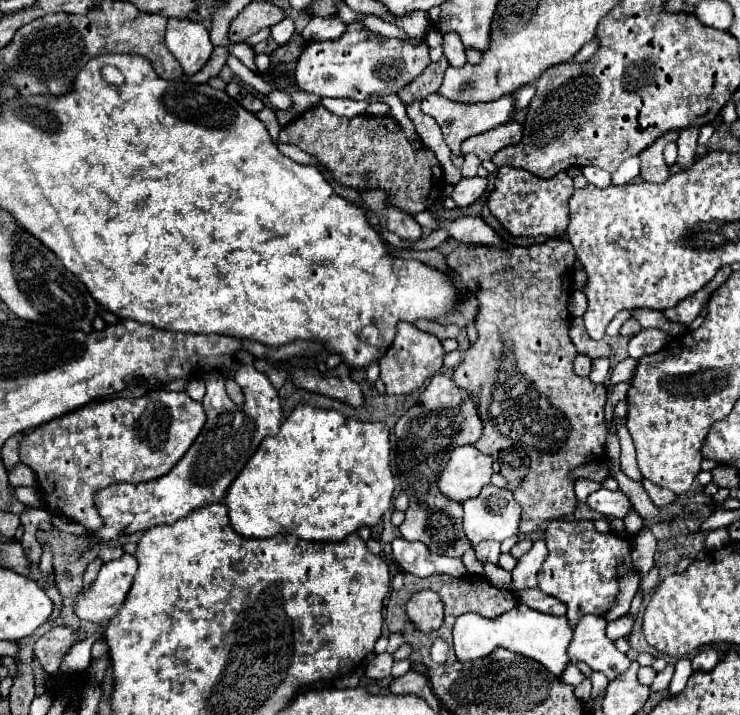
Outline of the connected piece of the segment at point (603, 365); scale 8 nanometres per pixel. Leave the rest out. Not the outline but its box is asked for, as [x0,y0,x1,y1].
[590,358,610,384]

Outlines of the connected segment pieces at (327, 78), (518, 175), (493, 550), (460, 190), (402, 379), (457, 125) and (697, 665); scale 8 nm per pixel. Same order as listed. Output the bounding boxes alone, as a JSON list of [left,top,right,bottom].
[[296,22,430,100],[488,166,574,238],[476,542,500,564],[452,176,488,206],[380,322,446,394],[421,94,514,154],[692,648,718,670]]

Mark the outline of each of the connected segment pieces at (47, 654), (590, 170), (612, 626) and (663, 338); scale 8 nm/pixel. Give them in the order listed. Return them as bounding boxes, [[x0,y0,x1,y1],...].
[[34,626,78,674],[582,166,612,188],[606,616,634,640],[628,330,670,360]]

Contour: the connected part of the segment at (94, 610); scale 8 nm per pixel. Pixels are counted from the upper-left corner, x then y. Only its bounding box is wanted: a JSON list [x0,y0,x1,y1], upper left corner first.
[76,554,138,624]

